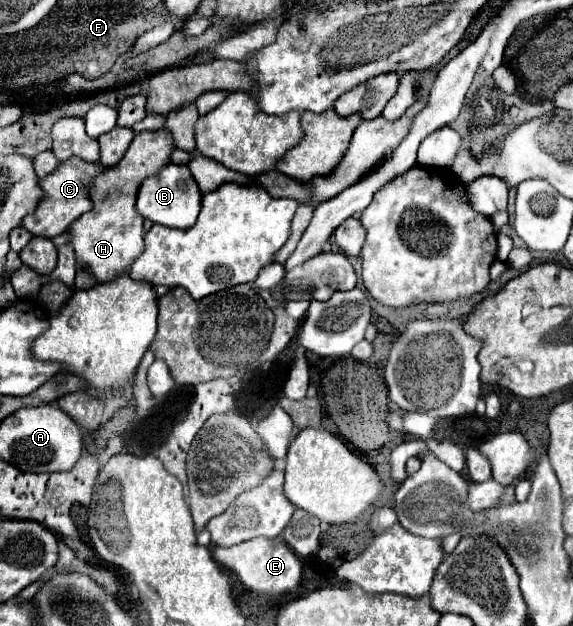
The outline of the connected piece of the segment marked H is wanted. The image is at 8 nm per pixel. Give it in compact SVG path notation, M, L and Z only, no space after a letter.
M166 128L140 132L134 136L124 158L116 166L106 168L100 176L94 178L94 188L90 192L94 200L94 208L82 214L70 226L70 244L74 246L78 264L88 266L88 270L100 282L110 282L110 278L128 274L132 262L142 254L144 218L138 212L134 212L136 194L144 178L158 174L164 168L164 164L170 164L172 150L174 150L172 134L168 134Z

